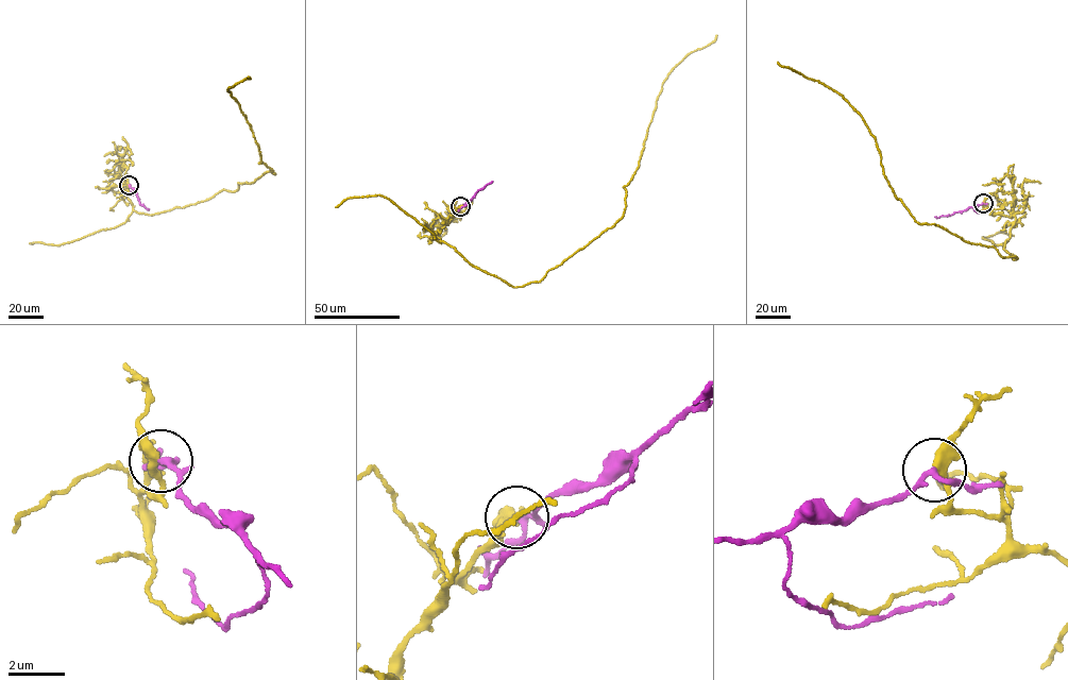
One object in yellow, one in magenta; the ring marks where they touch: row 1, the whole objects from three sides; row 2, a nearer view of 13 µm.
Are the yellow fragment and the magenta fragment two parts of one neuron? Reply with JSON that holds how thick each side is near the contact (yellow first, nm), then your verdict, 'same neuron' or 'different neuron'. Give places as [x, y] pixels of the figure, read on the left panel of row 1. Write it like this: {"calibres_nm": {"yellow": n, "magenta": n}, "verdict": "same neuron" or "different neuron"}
{"calibres_nm": {"yellow": 340, "magenta": 160}, "verdict": "different neuron"}

